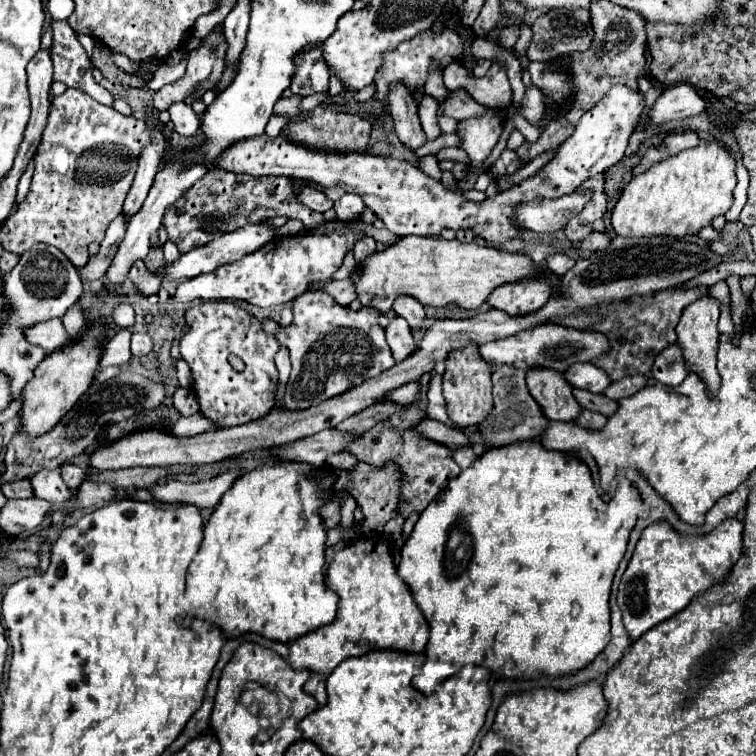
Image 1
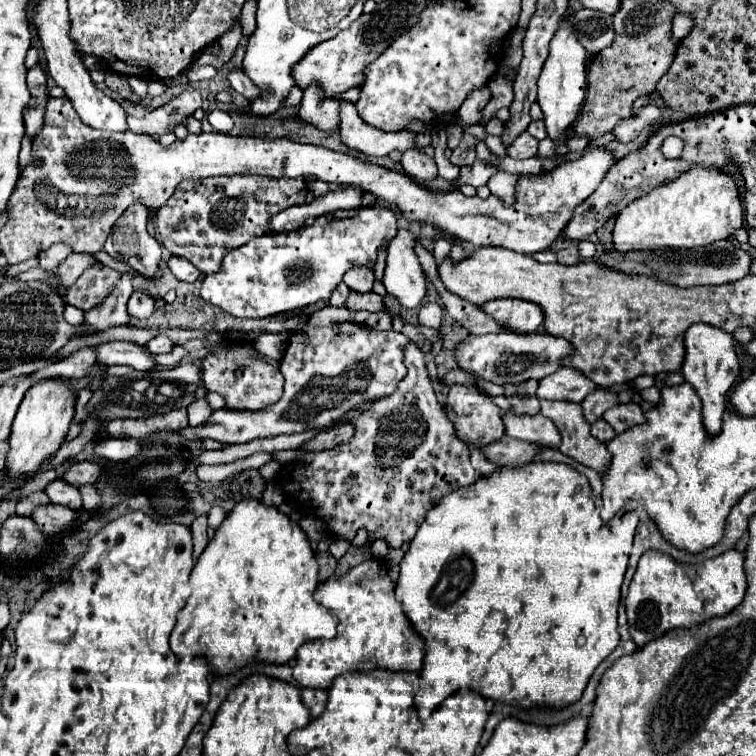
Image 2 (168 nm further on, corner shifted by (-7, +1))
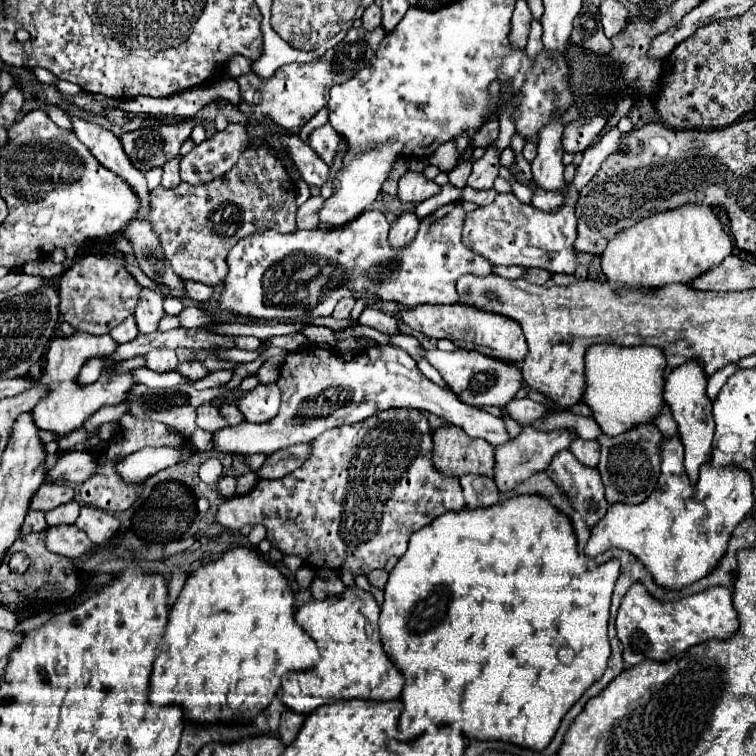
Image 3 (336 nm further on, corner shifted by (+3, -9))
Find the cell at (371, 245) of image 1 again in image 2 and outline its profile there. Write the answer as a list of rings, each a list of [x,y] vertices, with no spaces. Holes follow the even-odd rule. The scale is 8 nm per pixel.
[[[353,267],[345,273],[343,281],[355,293],[369,293],[373,289],[373,271],[369,267]]]

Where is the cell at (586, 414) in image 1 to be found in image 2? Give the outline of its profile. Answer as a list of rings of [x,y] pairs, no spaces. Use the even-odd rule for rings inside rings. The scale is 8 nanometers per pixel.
[[[599,419],[595,425],[591,425],[591,435],[595,435],[595,439],[599,439],[601,443],[609,443],[615,437],[615,431],[611,429],[611,425],[607,425],[607,421]]]

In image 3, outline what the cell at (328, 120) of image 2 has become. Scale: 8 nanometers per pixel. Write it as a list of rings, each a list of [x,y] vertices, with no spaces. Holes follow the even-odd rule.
[[[321,125],[321,127],[317,127],[315,131],[311,131],[309,133],[309,145],[313,147],[313,151],[327,163],[327,165],[331,165],[331,161],[333,161],[333,155],[335,155],[335,151],[339,149],[339,135],[337,135],[337,131],[331,127],[331,125]]]

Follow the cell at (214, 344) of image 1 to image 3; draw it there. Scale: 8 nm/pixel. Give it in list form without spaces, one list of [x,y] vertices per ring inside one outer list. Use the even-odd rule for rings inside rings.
[[[259,383],[255,389],[241,395],[241,399],[237,401],[237,407],[245,415],[245,421],[265,423],[277,413],[279,397],[281,397],[281,391],[275,383],[269,383],[269,385]]]

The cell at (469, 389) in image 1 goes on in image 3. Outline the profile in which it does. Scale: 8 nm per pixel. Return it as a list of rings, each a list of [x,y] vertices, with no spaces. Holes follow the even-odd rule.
[[[443,425],[433,433],[433,461],[447,475],[477,473],[493,477],[493,449],[485,439],[471,439],[455,425]]]

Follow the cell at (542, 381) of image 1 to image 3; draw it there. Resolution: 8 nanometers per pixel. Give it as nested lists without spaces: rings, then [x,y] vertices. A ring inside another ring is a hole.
[[[565,449],[553,457],[547,467],[547,475],[569,495],[573,507],[583,515],[589,527],[605,515],[609,503],[605,499],[601,473],[597,467],[583,465],[569,449]]]

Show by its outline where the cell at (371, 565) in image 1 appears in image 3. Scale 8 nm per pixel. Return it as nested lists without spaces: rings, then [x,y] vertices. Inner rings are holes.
[[[353,585],[339,597],[311,599],[295,613],[297,623],[317,641],[321,661],[307,671],[289,671],[281,681],[281,701],[297,713],[311,713],[335,699],[397,699],[403,691],[403,675],[383,649],[379,635],[379,605],[369,591]]]

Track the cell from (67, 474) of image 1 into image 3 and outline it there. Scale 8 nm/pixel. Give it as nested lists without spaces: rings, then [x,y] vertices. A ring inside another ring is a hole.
[[[83,505],[81,513],[75,521],[75,525],[87,533],[87,537],[95,543],[95,545],[105,545],[111,541],[111,537],[117,533],[119,529],[119,521],[111,515],[105,513],[97,507],[89,507]]]

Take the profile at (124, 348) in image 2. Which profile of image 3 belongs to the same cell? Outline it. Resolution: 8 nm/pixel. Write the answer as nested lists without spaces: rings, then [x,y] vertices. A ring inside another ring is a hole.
[[[137,367],[137,369],[131,369],[131,375],[139,381],[139,383],[143,383],[143,385],[147,385],[147,387],[151,387],[151,389],[171,389],[171,387],[175,387],[175,385],[181,385],[181,383],[185,383],[187,379],[183,377],[183,375],[179,375],[179,373],[157,373],[157,371],[151,371],[149,367]]]

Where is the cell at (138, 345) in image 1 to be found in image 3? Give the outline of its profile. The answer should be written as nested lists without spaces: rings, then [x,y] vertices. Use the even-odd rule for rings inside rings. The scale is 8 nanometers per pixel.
[[[151,349],[149,353],[145,353],[145,361],[147,361],[147,367],[153,369],[153,371],[171,371],[177,367],[177,355],[173,349]]]

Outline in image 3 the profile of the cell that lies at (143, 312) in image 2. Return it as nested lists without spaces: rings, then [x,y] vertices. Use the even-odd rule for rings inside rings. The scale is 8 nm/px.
[[[129,315],[123,323],[119,323],[111,333],[109,333],[117,343],[127,343],[131,339],[135,339],[139,335],[137,331],[137,323],[135,323],[135,317]]]

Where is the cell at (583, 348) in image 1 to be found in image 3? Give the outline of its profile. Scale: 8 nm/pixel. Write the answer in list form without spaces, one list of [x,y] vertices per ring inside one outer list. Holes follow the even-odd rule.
[[[393,333],[389,335],[393,345],[399,345],[403,351],[407,351],[411,357],[423,357],[427,359],[439,373],[441,377],[449,383],[449,387],[459,395],[459,399],[467,405],[495,405],[495,407],[505,407],[519,389],[525,387],[525,379],[523,379],[523,371],[517,363],[509,363],[503,359],[495,359],[489,355],[483,355],[481,351],[469,351],[463,347],[457,347],[455,351],[427,351],[419,345],[419,339],[413,335],[405,335],[405,333]]]

